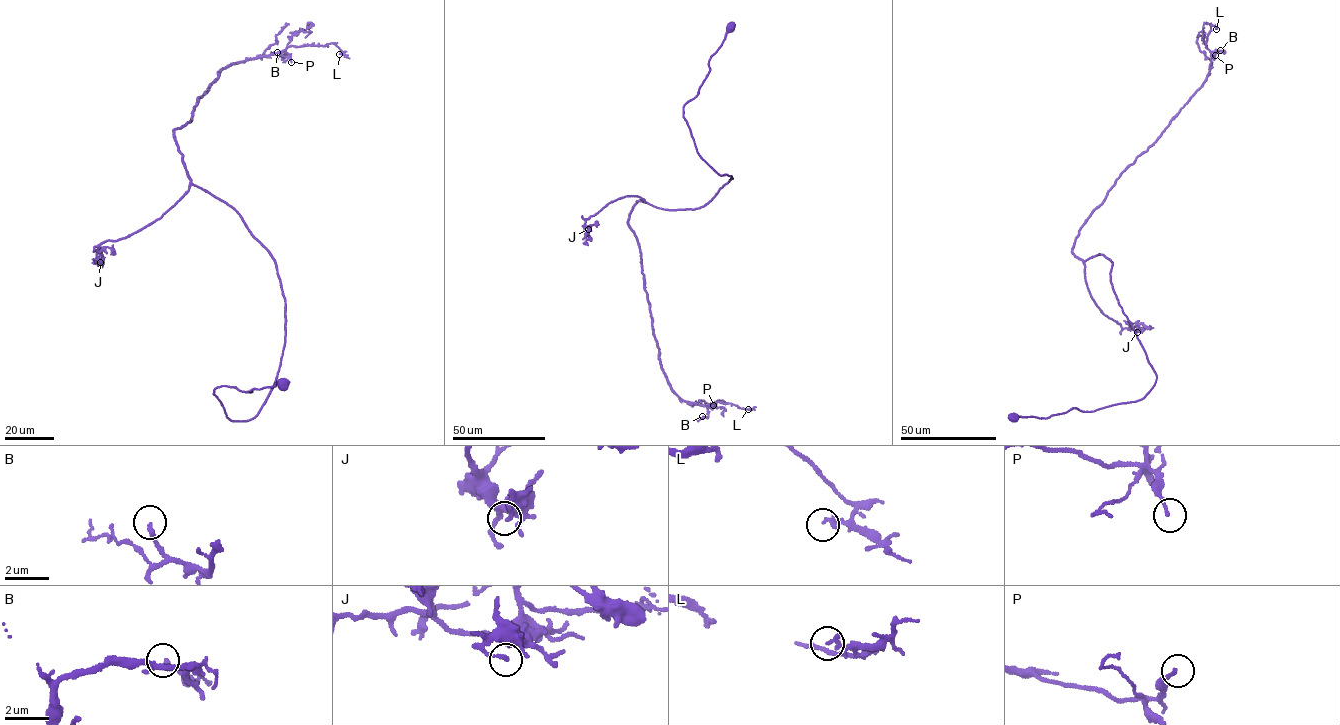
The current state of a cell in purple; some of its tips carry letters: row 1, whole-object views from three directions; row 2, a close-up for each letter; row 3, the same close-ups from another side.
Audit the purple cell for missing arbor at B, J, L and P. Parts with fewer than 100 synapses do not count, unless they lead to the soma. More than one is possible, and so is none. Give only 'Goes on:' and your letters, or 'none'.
Goes on: none

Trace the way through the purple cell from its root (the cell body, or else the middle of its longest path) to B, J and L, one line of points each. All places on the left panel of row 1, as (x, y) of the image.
B: (282, 384), (213, 394), (231, 421), (257, 415), (285, 303), (174, 131), (220, 69), (277, 52)
J: (282, 384), (213, 394), (253, 418), (285, 337), (275, 260), (224, 202), (191, 183), (100, 262)
L: (282, 384), (213, 394), (231, 421), (257, 415), (285, 303), (174, 130), (220, 69), (339, 54)

